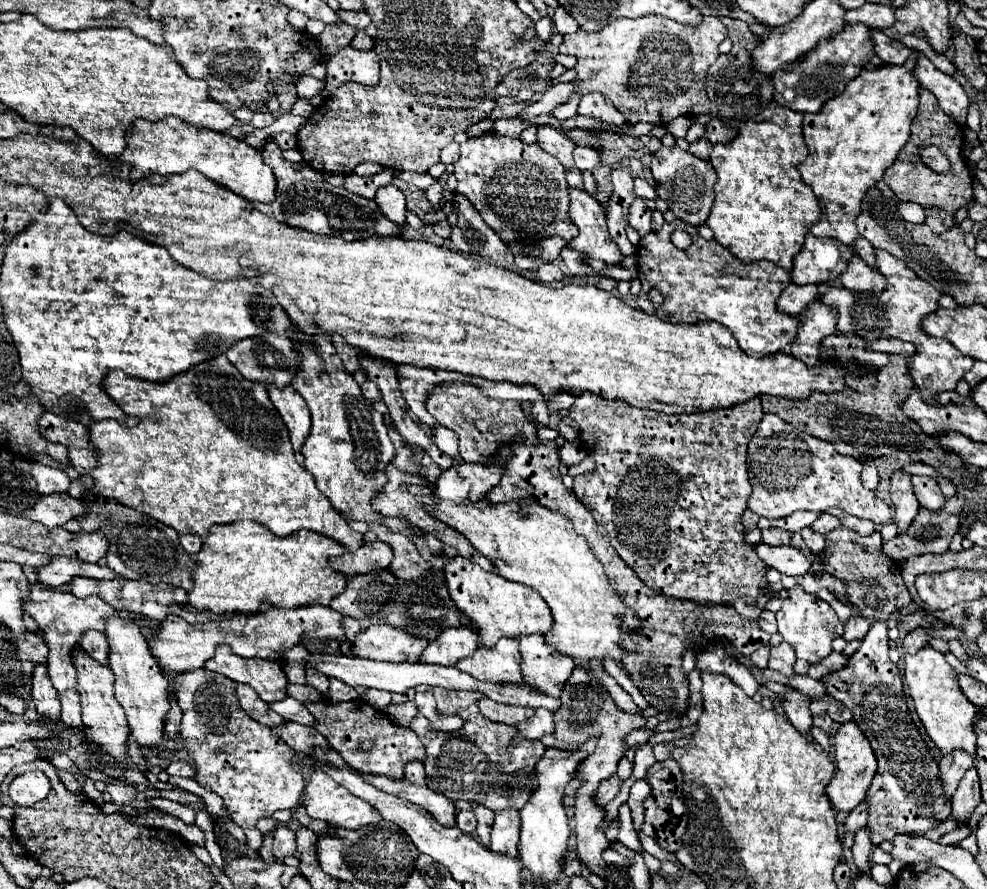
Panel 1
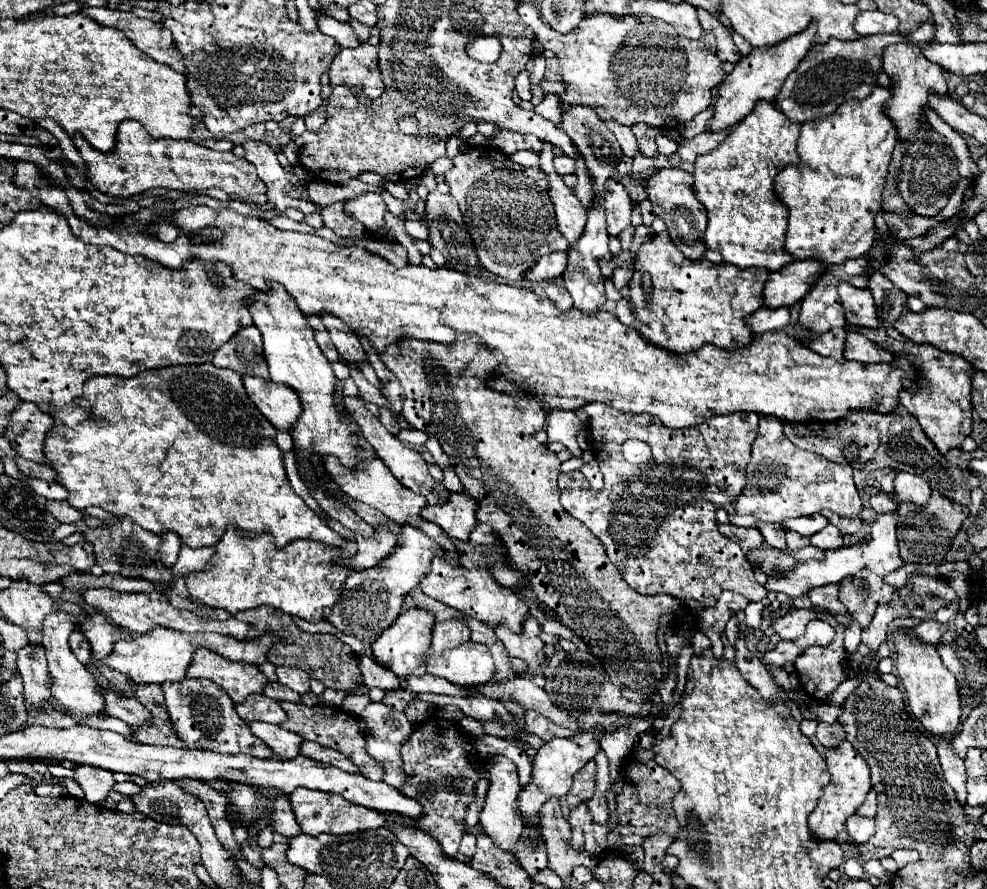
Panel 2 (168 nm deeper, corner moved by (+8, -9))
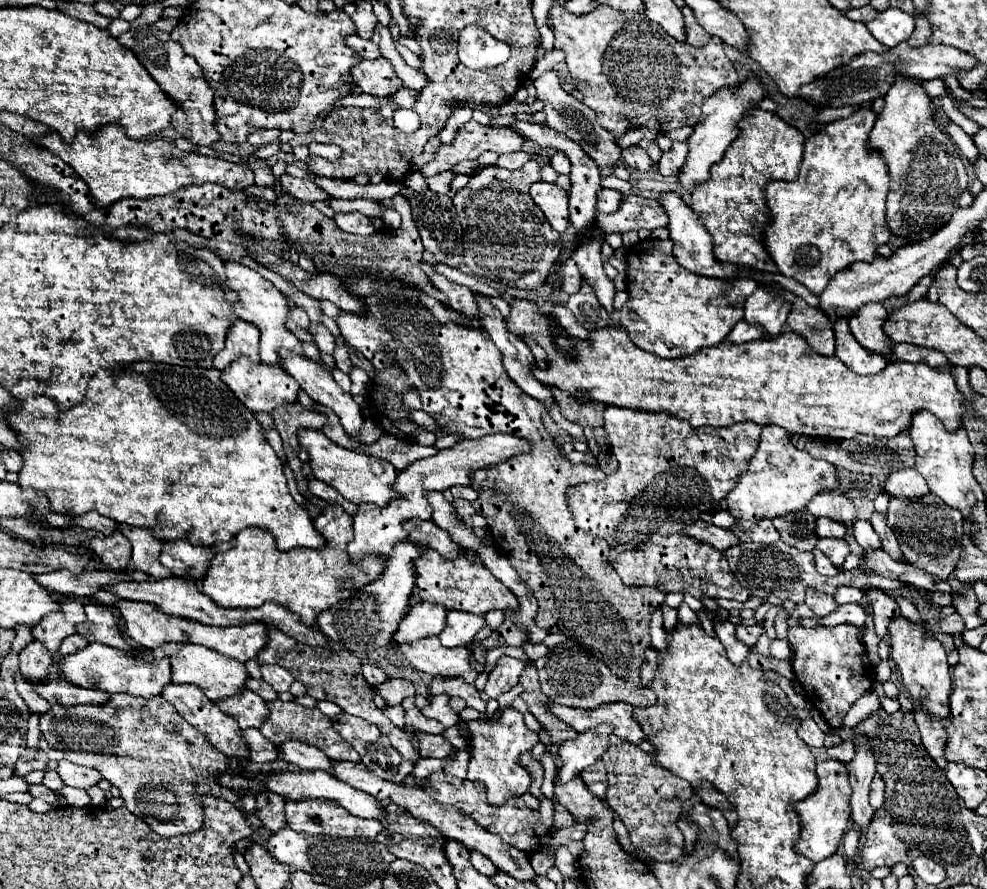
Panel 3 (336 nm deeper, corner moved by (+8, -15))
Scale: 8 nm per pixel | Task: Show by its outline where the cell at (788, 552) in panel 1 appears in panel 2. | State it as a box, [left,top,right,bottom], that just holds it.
[765,513,905,599]

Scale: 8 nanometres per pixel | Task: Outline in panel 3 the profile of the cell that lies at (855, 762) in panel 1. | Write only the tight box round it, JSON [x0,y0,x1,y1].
[795,761,851,863]

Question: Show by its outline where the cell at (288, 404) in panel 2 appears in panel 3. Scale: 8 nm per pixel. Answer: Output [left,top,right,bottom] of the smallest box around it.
[221,359,299,413]

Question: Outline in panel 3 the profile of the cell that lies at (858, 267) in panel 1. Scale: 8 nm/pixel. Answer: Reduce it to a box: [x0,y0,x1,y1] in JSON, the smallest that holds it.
[847,303,891,353]

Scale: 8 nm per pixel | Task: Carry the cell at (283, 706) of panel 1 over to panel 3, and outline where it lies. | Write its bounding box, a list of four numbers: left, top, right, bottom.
[217,689,269,729]

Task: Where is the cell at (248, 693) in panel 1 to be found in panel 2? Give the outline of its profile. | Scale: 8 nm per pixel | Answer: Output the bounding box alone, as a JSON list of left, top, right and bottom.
[249,723,303,759]

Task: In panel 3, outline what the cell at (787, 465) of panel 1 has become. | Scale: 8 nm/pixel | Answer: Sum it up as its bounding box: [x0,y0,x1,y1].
[725,425,841,523]

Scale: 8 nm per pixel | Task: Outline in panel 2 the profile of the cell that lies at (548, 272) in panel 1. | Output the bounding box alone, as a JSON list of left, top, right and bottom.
[545,281,573,311]

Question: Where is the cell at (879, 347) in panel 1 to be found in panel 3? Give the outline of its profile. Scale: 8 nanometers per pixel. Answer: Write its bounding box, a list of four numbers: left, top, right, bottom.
[835,319,887,375]

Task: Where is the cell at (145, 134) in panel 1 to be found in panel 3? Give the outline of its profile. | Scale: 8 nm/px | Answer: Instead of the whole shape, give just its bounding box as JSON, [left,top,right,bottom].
[33,125,255,207]

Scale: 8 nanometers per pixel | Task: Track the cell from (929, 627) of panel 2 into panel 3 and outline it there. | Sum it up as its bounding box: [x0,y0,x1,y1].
[939,613,965,635]

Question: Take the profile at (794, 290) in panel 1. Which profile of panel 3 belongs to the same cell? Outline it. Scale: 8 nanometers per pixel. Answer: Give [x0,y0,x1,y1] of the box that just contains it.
[729,321,765,343]

